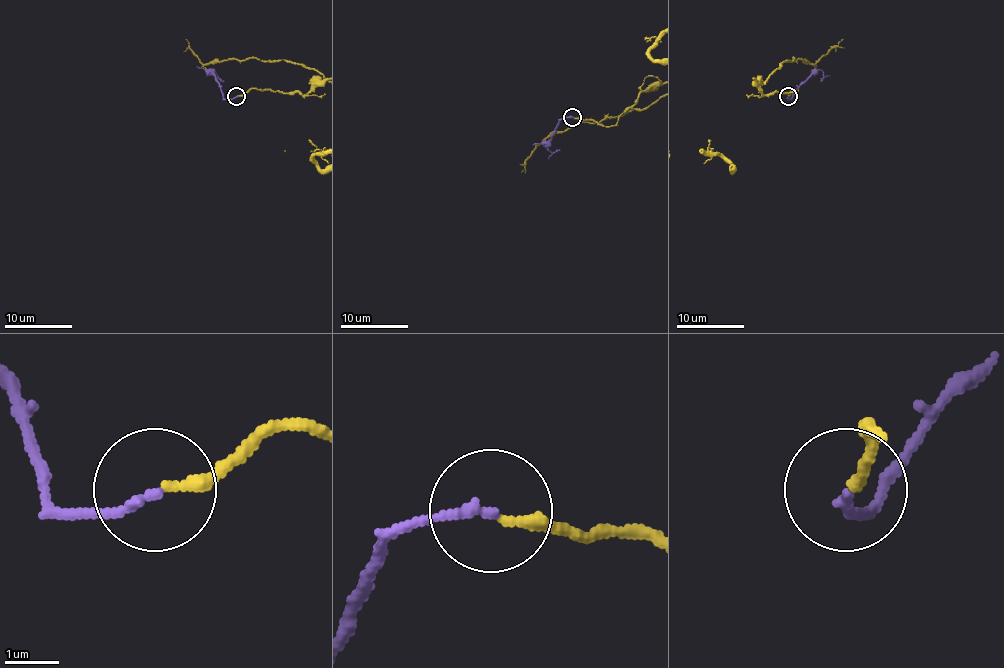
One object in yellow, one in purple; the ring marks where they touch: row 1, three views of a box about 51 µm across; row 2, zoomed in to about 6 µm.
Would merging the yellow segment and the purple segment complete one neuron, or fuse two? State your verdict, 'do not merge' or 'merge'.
do not merge

